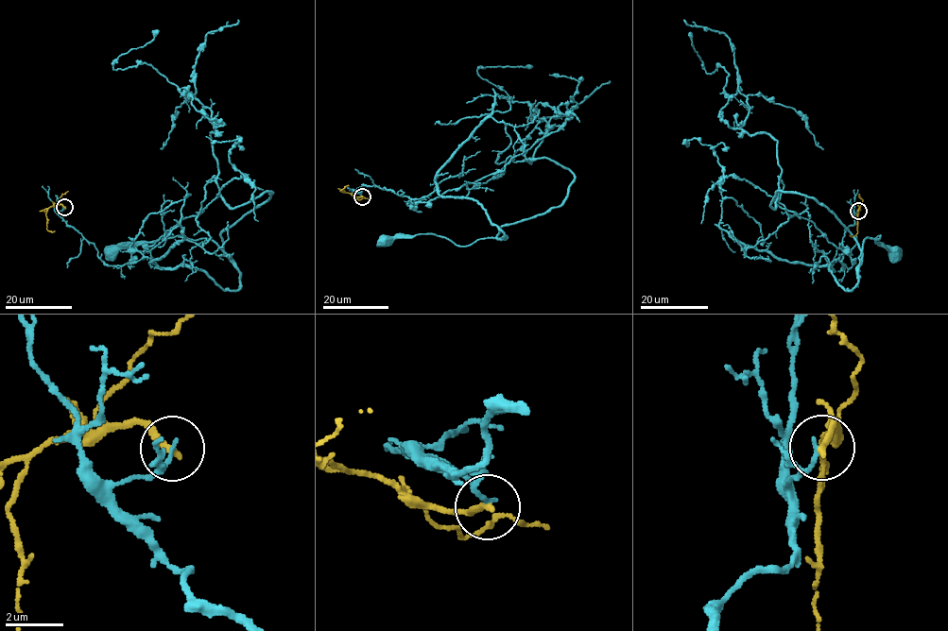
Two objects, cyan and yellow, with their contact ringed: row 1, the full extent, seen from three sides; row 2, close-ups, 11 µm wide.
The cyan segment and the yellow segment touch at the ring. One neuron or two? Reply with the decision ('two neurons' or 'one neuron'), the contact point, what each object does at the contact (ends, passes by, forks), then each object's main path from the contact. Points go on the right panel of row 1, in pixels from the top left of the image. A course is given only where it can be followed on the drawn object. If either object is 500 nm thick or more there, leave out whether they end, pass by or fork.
two neurons; place (858, 211); cyan ends; yellow ends; course cyan (857, 211), (845, 268), (828, 267), (845, 290), (867, 237), (894, 253); course yellow (857, 211), (859, 208), (857, 233), (850, 235)

